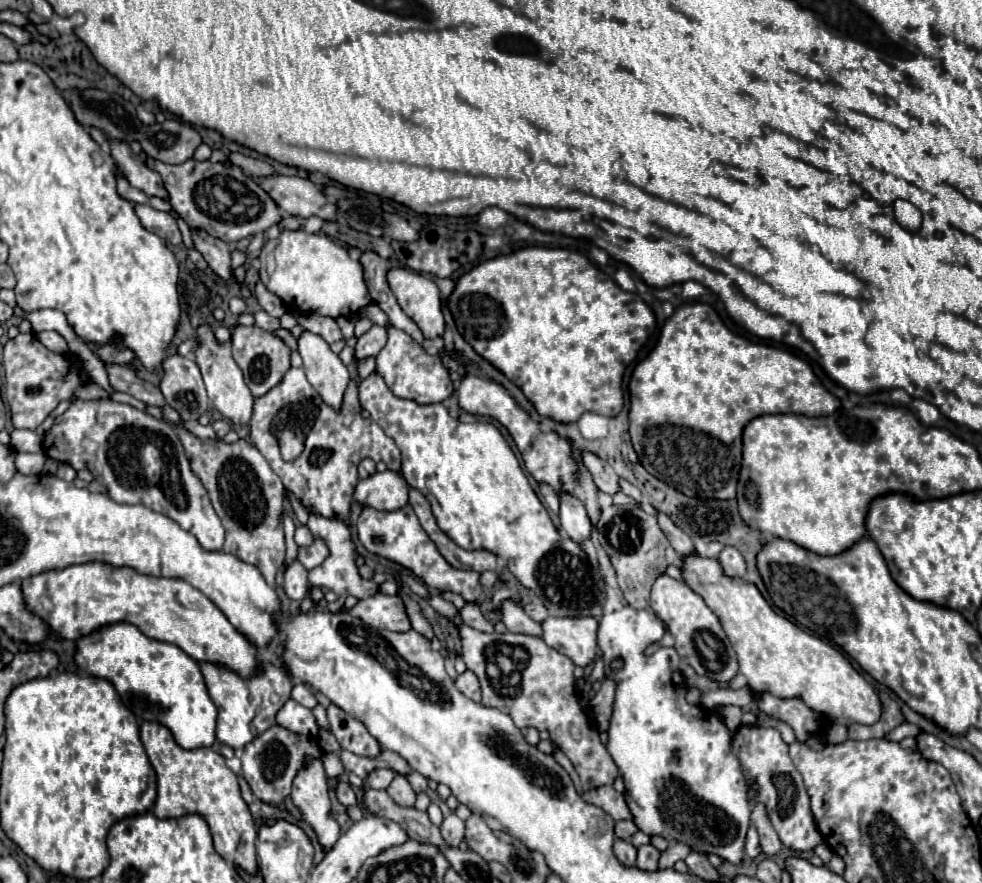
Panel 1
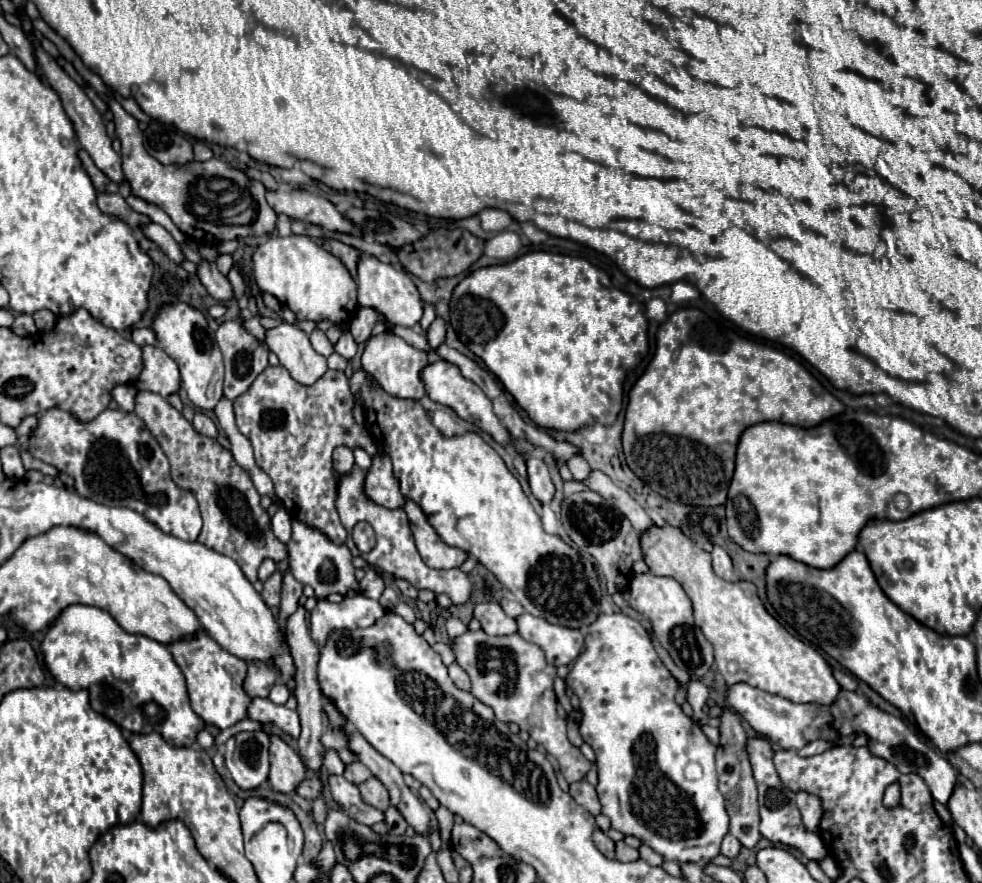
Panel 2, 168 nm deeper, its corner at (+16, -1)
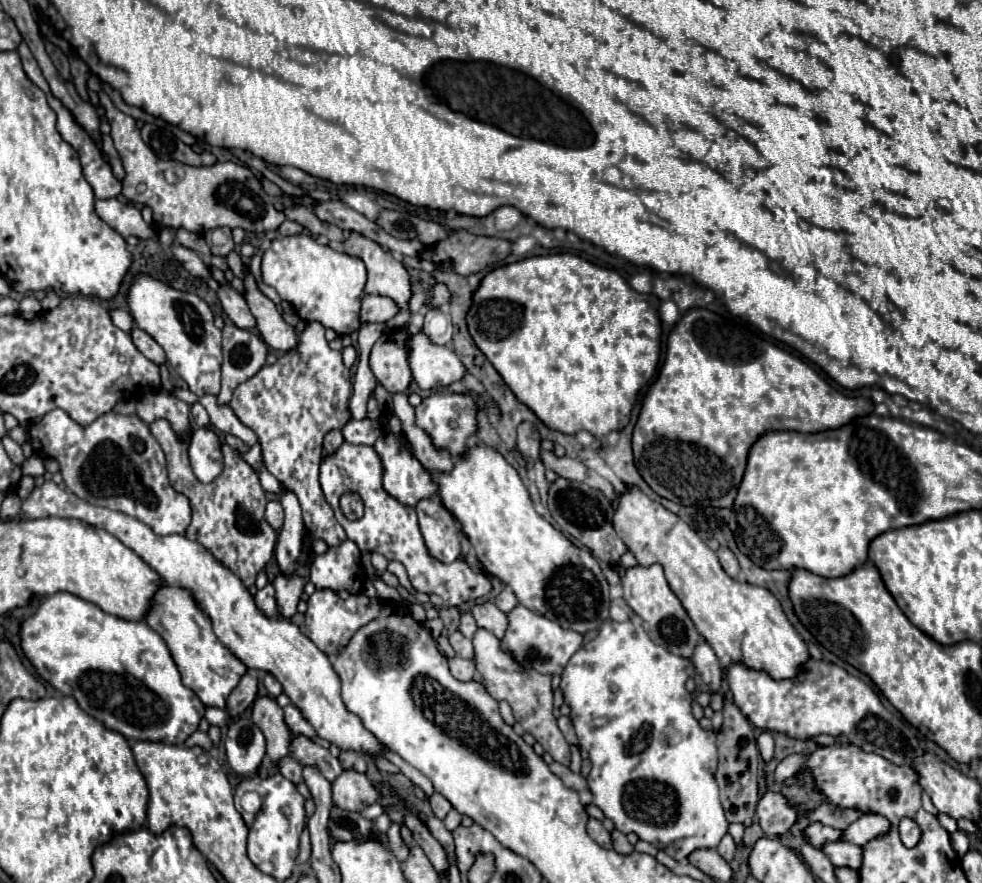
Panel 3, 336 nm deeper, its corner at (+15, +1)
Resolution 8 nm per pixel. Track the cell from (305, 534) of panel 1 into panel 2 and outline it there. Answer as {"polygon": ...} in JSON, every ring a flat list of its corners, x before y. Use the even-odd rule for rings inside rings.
{"polygon":[[280,507,276,511,276,515,272,517,272,531,282,543,288,543,288,539,292,535,292,527,290,527,290,515,284,507]]}

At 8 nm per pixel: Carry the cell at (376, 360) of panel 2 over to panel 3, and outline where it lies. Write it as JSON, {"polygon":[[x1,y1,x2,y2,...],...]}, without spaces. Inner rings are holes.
{"polygon":[[387,329,371,349,371,371,389,393,403,393,413,383,409,367,409,333]]}

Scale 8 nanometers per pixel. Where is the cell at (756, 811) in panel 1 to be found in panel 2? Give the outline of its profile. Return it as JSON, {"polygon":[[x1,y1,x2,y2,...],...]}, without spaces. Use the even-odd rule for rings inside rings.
{"polygon":[[722,709,720,715,720,743,716,751,716,771,720,779,720,793,726,799,726,811,730,815,730,833,744,845,754,847,760,841,758,831,758,793,756,793,756,781,752,775,752,767,746,753,746,731,738,719,738,715,730,709]]}

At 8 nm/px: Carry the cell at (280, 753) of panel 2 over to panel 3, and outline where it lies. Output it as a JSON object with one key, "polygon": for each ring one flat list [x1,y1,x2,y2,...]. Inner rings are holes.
{"polygon":[[259,697,253,703,253,721,265,735,269,761,279,767,279,759,289,757,291,749,291,733,283,721,283,709,277,705,275,699]]}

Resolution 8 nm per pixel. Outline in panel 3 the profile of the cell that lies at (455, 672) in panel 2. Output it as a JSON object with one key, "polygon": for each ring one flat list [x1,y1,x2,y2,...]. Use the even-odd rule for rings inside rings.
{"polygon":[[453,657,453,659,449,659,449,669,451,669,453,677,459,679,459,681,471,681,471,679,475,679,475,665,473,665,471,659]]}

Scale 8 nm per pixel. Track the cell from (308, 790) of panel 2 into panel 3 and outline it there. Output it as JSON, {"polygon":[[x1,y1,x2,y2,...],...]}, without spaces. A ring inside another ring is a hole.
{"polygon":[[285,757,285,761,281,761,281,769,279,769,279,771,281,771,281,775,283,775,285,779,293,781,295,785,303,783,303,767,299,765,297,759]]}

